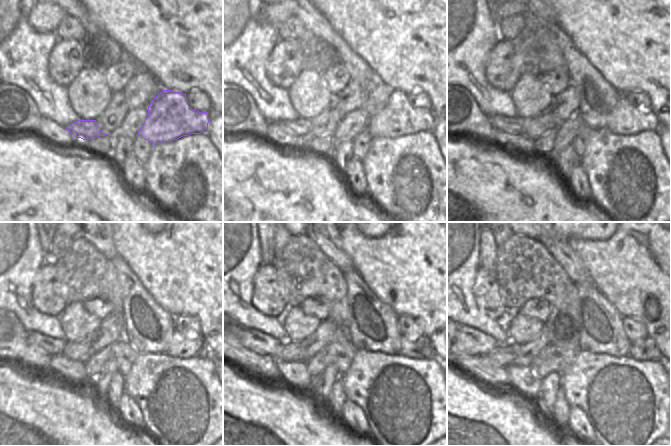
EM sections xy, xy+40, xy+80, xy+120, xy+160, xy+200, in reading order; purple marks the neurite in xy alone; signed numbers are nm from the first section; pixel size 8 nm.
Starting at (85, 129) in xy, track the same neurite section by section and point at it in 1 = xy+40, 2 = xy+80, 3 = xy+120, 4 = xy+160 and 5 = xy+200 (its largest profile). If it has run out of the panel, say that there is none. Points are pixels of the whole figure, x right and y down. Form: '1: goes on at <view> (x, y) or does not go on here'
1: goes on at xy+40 (301, 127)
2: goes on at xy+80 (515, 125)
3: goes on at xy+120 (54, 347)
4: goes on at xy+160 (255, 340)
5: goes on at xy+200 (467, 340)

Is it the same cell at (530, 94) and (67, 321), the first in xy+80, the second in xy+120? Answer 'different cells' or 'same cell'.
same cell

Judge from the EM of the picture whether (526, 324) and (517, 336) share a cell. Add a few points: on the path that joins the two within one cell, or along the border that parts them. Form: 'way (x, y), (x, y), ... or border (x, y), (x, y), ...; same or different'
way (524, 327), (519, 333); same

